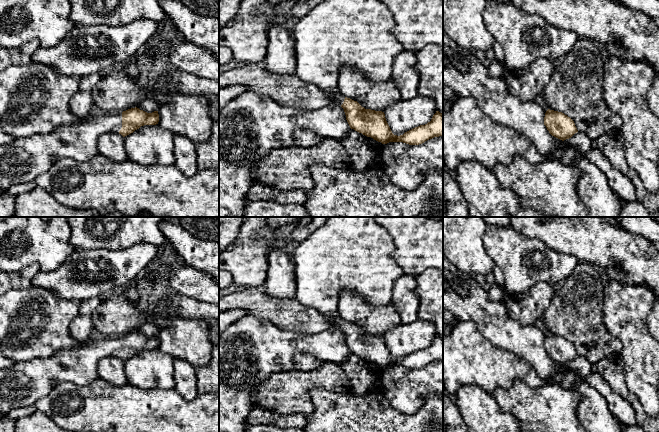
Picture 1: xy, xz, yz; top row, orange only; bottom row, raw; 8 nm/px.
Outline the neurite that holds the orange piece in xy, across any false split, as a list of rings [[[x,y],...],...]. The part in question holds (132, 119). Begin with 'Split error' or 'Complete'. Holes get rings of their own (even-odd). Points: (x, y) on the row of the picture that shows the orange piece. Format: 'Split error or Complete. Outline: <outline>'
Split error. Outline: [[[135,107],[120,113],[88,115],[49,134],[15,138],[0,145],[0,195],[14,184],[34,181],[59,159],[90,160],[99,154],[98,138],[104,133],[114,132],[125,137],[141,126],[158,122],[158,111],[147,113]]]

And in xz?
Split error. Outline: [[[239,64],[233,69],[219,73],[219,88],[231,85],[244,85],[246,90],[261,97],[304,111],[340,105],[351,129],[382,144],[403,142],[419,145],[434,137],[443,136],[443,114],[439,111],[436,111],[427,124],[397,136],[392,133],[384,112],[365,109],[357,101],[344,97],[340,92],[331,95],[296,74],[270,73],[261,64]]]

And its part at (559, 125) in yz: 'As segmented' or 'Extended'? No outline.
As segmented

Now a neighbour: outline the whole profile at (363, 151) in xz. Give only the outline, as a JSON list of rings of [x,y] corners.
[[[351,128],[341,140],[341,144],[348,153],[352,163],[352,171],[359,173],[375,168],[375,163],[384,145]]]

